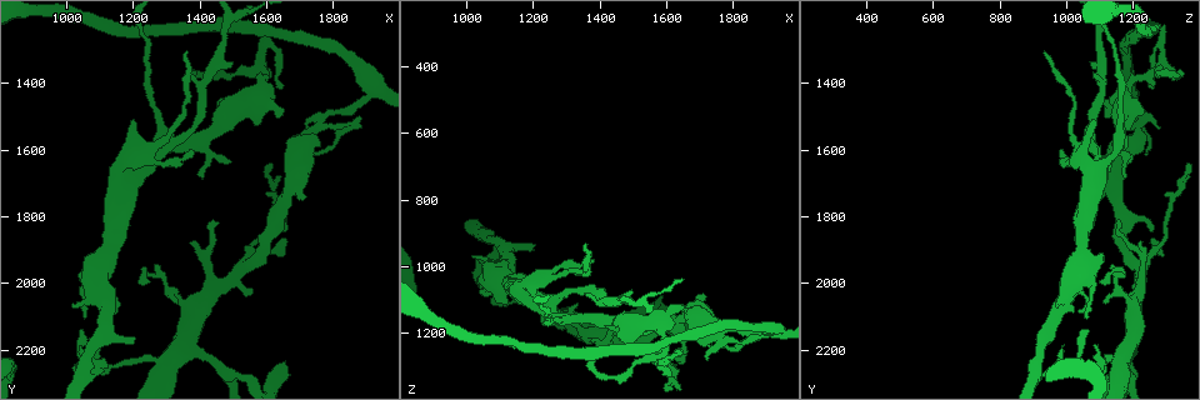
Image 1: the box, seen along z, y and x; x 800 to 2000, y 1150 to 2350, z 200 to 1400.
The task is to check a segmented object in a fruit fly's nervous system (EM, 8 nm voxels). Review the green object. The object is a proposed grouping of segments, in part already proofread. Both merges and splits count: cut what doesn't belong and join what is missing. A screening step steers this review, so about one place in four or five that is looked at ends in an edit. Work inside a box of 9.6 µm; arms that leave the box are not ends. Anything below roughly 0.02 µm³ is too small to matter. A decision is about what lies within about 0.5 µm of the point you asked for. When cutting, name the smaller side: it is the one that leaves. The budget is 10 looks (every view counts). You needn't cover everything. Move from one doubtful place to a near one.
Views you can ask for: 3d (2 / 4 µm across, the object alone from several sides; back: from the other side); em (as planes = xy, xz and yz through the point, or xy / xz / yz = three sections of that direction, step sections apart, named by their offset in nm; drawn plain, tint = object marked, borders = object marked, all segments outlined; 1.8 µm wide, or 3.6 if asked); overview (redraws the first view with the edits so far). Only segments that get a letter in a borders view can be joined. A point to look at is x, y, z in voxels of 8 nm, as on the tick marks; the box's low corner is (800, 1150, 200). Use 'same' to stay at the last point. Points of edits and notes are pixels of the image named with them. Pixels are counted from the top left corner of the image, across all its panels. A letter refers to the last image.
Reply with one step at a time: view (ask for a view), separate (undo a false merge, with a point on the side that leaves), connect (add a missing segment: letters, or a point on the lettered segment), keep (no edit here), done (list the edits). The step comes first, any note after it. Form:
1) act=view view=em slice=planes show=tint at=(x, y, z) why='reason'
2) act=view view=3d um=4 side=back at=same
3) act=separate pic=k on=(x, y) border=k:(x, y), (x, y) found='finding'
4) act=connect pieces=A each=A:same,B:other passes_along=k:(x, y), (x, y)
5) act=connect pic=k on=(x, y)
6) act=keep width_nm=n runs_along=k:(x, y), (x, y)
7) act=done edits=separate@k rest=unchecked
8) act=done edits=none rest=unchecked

act=view view=3d um=2 at=(1430, 1940, 1230)

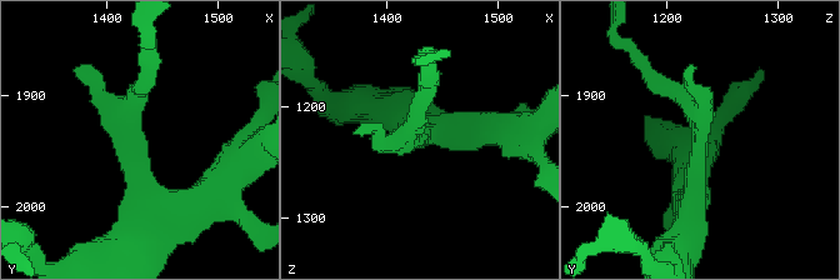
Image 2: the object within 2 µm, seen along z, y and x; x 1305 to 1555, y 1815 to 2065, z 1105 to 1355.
act=view view=em slice=planes show=tint at=(1426, 1946, 1230)

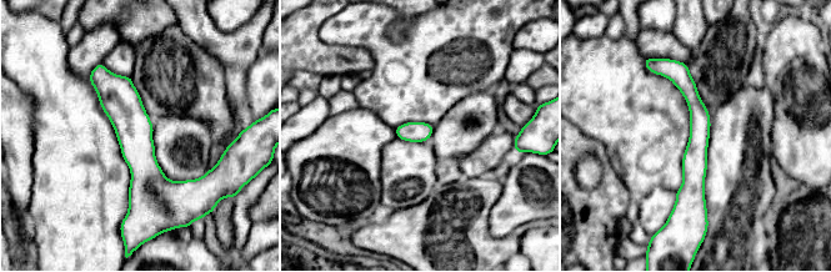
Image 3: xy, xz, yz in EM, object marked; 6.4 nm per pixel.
act=view view=em slice=planes show=borders at=same why='see the neighbours'

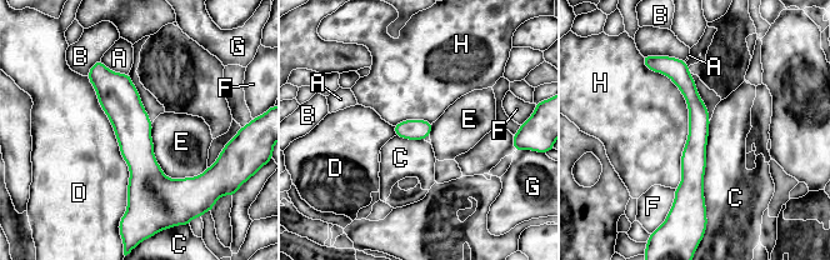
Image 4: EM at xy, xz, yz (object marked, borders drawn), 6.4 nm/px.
act=keep longest_contact=H:850nm each=A:other,B:other,C:other,D:other,E:other,F:other,G:other,H:other found='one neuron here'

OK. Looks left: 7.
act=view view=em um=3.6 slice=planes show=tint at=(1650, 2230, 1180) why='free end'

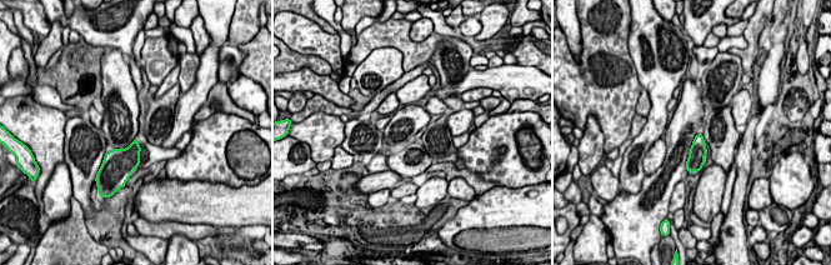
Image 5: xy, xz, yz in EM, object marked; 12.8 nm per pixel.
act=view view=em um=3.6 slice=planes show=borders at=same

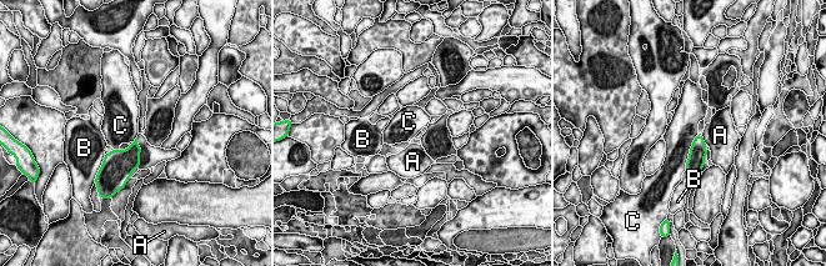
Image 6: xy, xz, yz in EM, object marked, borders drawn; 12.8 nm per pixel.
act=keep longest_contact=C:500nm each=A:other,B:other,C:other found='no lettered segment goes on from it'

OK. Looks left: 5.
act=view view=3d um=2 at=(1720, 1740, 1080) why='stops while still wide'

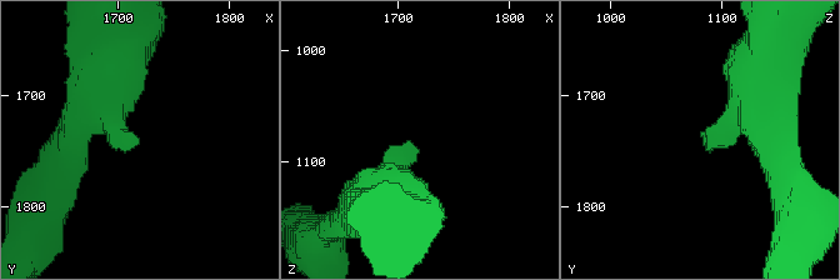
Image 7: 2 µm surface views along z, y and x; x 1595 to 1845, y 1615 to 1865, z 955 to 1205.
act=view view=em um=3.6 slice=xy step=16 show=borders at=(1716, 1736, 1086)

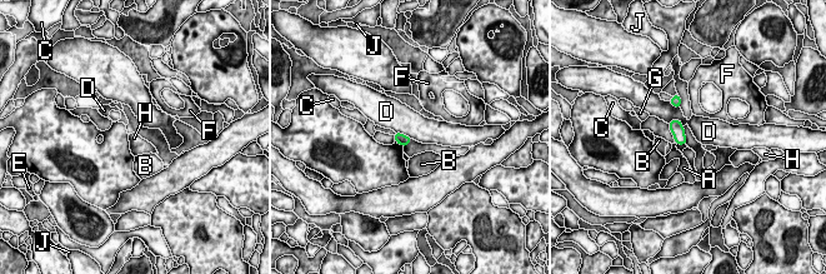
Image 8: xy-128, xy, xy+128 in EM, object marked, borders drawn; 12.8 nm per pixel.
act=view view=em um=3.6 slice=planes show=borders at=same

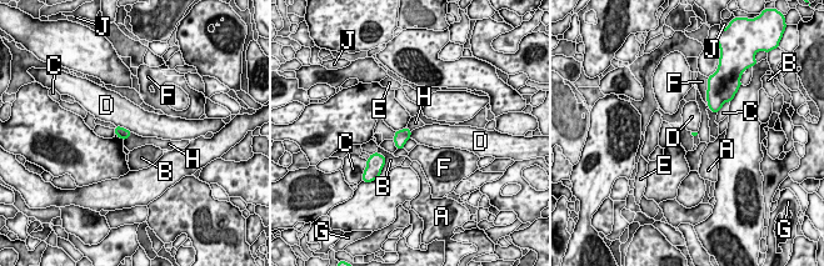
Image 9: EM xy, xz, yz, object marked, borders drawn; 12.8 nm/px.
act=keep each=A:other,B:other,C:other,D:other,E:other,F:other,G:other,H:other,J:other border=9:(115, 125), (131, 131) found='none of them fits'

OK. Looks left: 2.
act=done edits=none rest=unchecked

